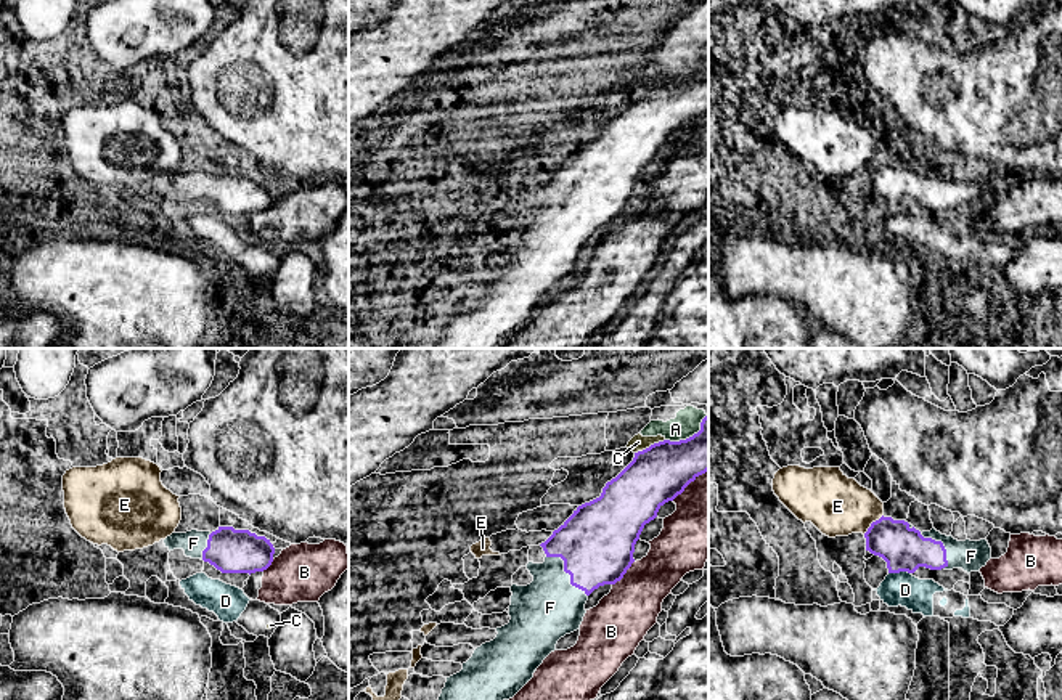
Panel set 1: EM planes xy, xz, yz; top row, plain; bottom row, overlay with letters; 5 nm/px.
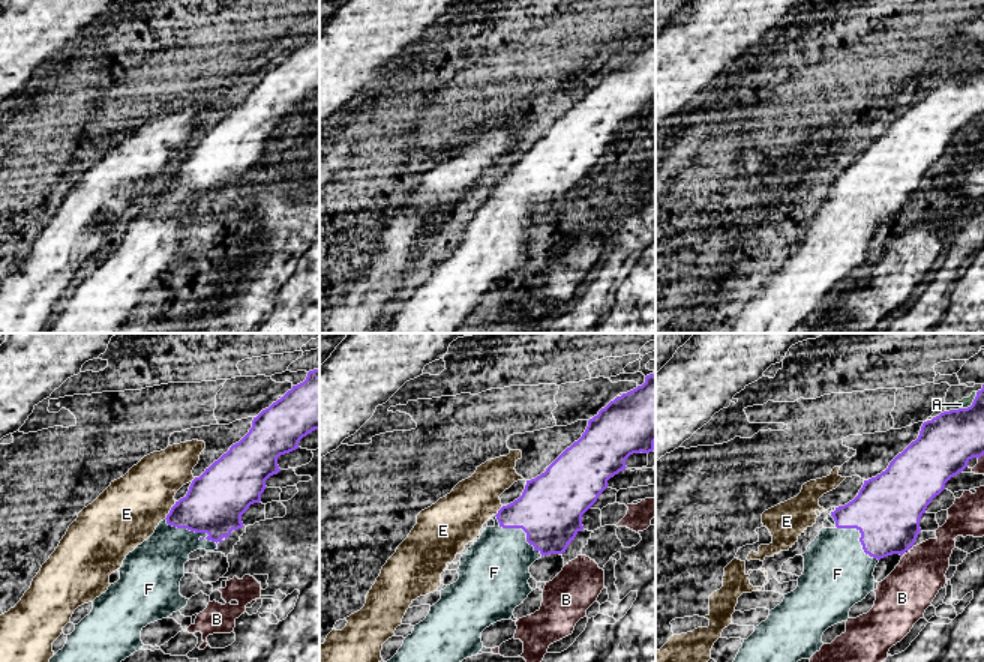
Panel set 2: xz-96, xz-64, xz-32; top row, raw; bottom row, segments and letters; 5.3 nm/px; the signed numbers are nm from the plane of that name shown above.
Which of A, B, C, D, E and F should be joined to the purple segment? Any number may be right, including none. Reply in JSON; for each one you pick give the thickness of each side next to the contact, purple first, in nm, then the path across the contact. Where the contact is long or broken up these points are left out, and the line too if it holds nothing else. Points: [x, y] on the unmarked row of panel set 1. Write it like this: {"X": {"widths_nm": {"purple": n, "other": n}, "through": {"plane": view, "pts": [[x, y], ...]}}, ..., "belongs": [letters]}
{"F": {"widths_nm": {"purple": 380, "other": 320}, "through": {"plane": "xz", "pts": [[596, 183], [566, 212], [550, 248]]}}, "belongs": ["F"]}

